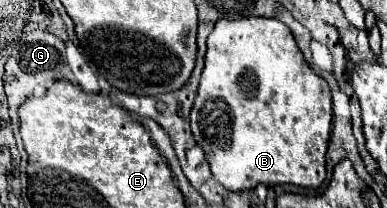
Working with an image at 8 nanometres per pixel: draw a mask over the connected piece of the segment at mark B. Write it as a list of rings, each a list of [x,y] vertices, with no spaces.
[[[240,18],[214,24],[208,36],[206,66],[190,112],[196,144],[204,150],[214,180],[230,192],[248,192],[258,184],[294,184],[318,188],[326,178],[326,150],[332,122],[332,94],[322,76],[304,60],[286,24],[274,18]]]

